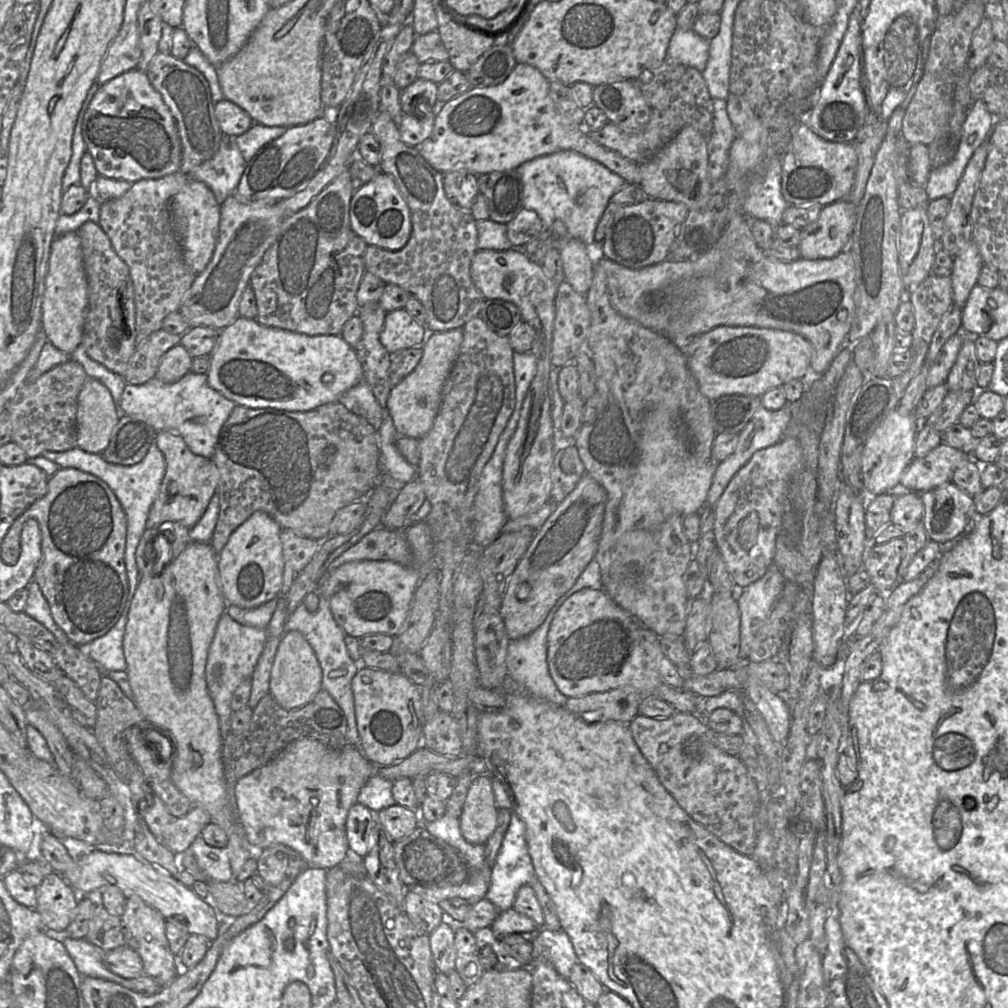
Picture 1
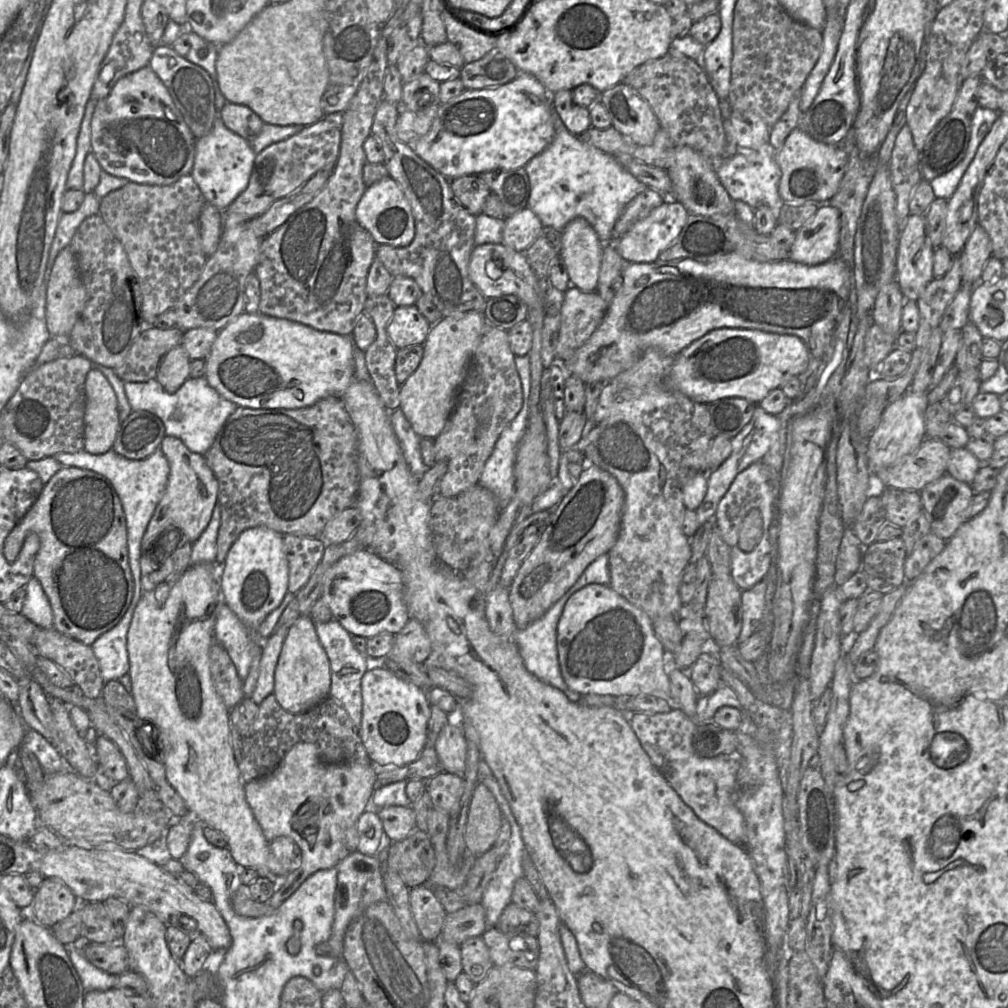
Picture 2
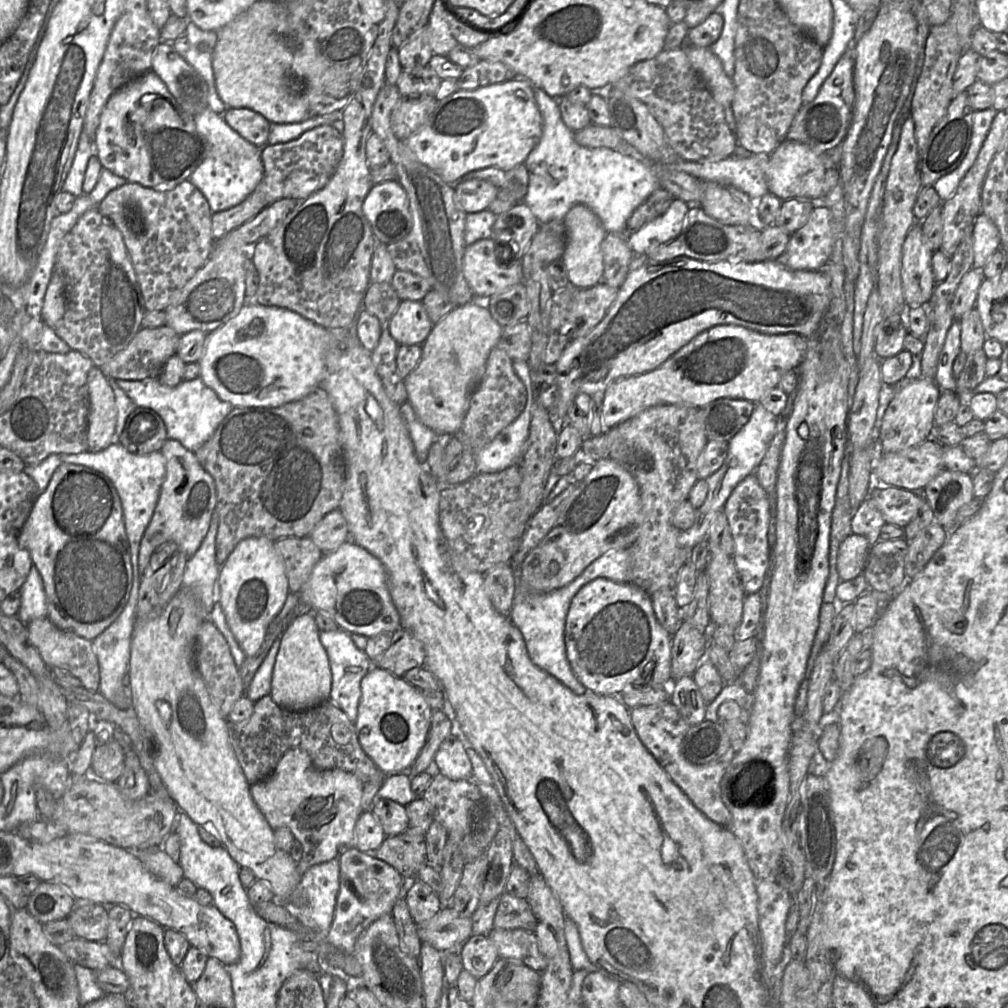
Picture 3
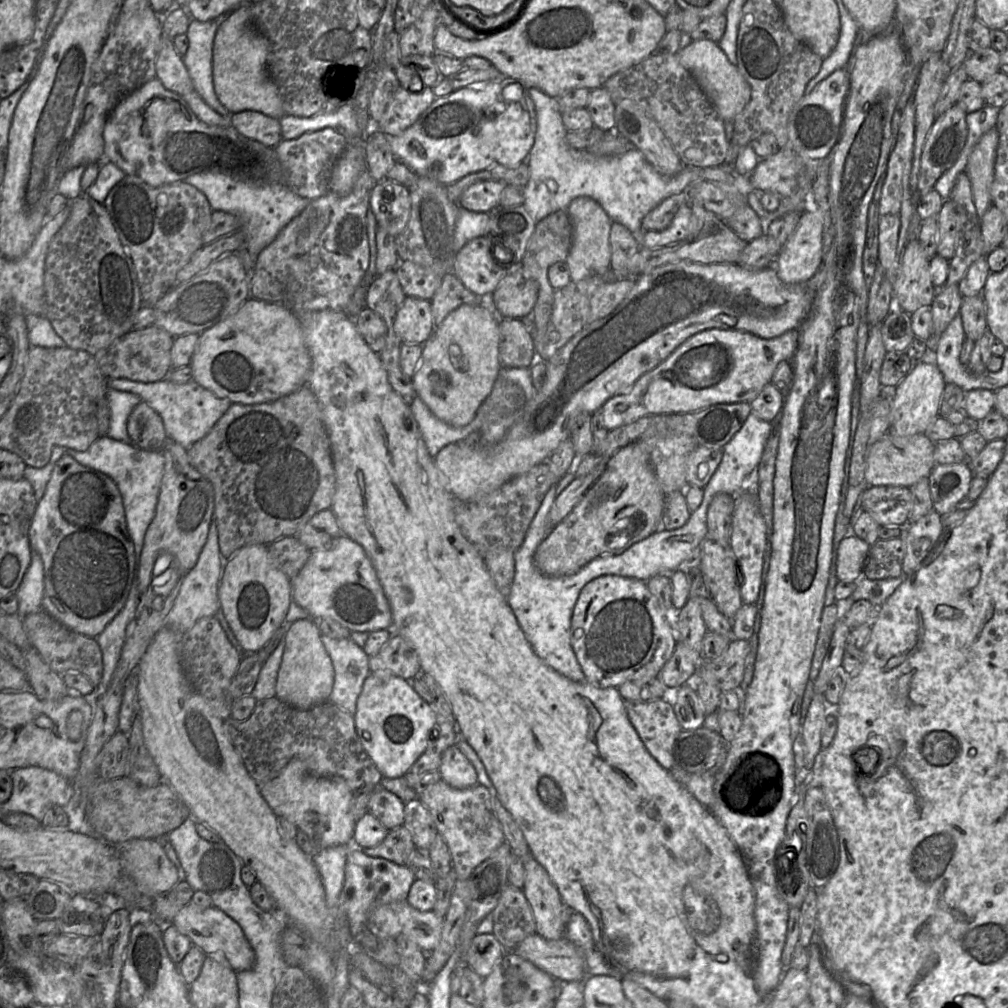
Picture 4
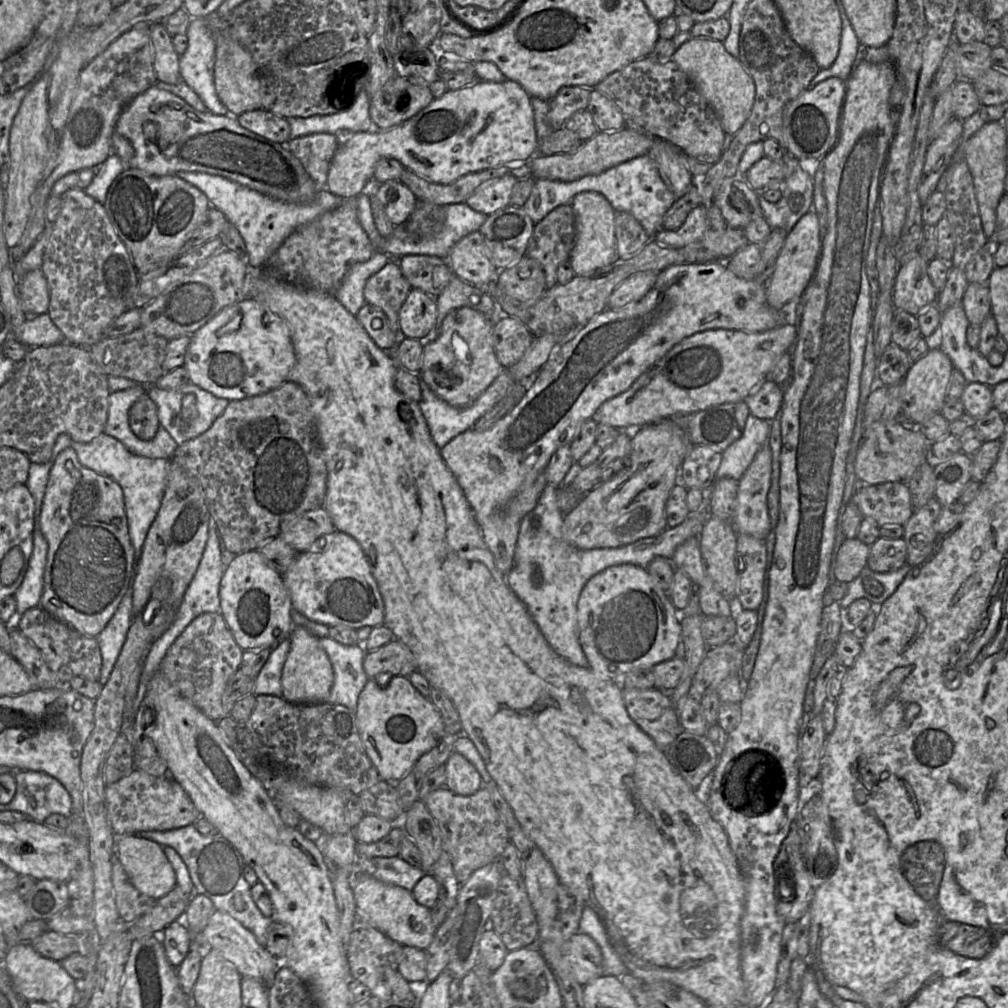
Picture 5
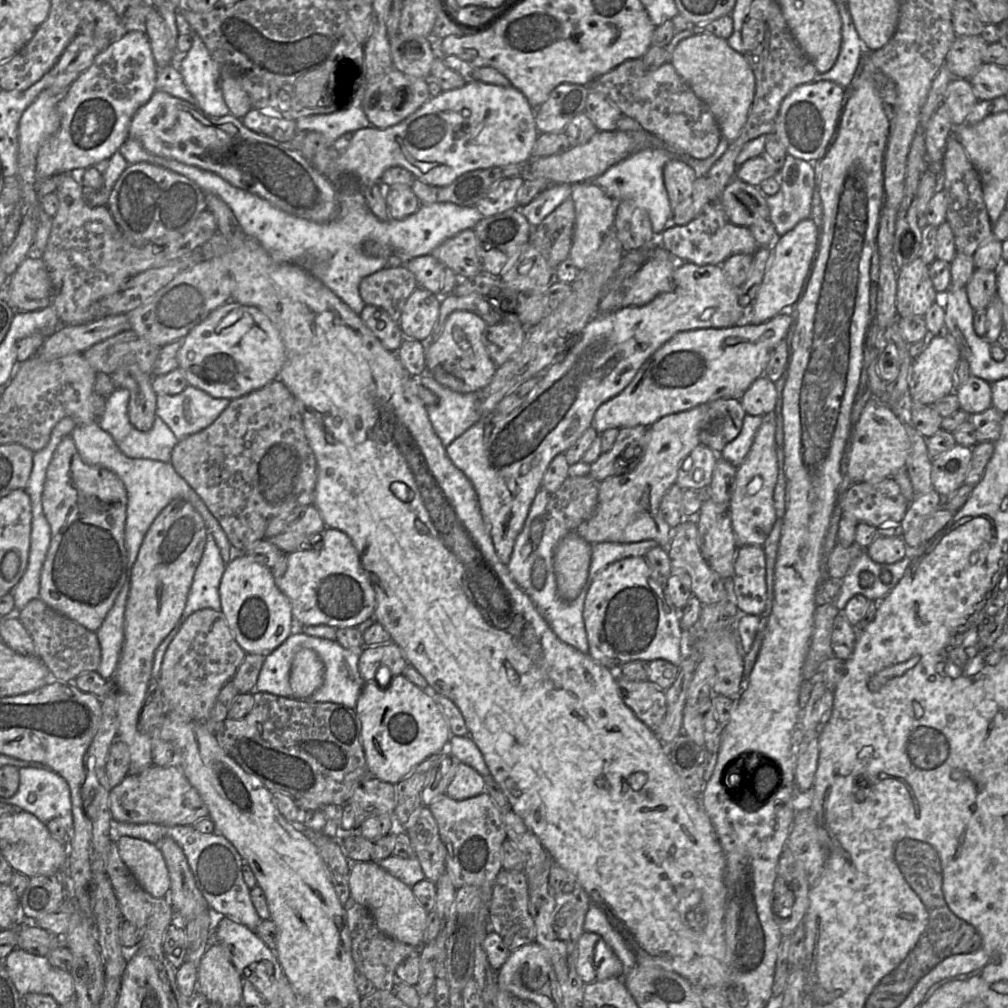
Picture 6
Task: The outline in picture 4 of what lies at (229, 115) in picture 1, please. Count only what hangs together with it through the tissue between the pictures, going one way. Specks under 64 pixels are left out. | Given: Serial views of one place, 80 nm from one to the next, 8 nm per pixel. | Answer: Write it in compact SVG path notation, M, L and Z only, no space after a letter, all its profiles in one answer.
M253 110L233 113L229 119L241 135L267 147L275 147L282 141L280 119Z

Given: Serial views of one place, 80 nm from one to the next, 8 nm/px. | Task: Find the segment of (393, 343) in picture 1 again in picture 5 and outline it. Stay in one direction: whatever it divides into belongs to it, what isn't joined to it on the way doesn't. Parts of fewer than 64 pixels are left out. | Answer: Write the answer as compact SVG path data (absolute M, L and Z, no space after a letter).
M411 289L399 311L399 327L404 339L424 341L436 333L437 304L434 297L420 289Z

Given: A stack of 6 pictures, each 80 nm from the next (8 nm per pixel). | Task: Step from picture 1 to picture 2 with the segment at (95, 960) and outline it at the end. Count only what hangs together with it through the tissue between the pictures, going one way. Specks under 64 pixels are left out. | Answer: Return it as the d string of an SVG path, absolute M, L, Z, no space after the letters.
M78 938L72 945L67 945L69 957L81 980L84 991L106 991L113 988L119 975L109 974L91 964L83 954L84 943L91 942Z

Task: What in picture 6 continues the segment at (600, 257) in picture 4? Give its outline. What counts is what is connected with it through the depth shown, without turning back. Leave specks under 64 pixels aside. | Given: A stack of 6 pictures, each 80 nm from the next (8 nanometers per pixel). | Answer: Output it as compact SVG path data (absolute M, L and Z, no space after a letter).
M592 181L571 185L575 207L575 227L569 257L574 266L583 271L593 261L593 257L601 246L604 235L614 228L616 203L606 192Z

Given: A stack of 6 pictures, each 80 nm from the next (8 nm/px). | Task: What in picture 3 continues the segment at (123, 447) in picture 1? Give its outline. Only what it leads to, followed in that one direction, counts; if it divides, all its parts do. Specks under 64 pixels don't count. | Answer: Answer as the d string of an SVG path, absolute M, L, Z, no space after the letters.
M136 407L116 441L131 453L146 455L161 451L167 438L167 429L160 415L152 409Z

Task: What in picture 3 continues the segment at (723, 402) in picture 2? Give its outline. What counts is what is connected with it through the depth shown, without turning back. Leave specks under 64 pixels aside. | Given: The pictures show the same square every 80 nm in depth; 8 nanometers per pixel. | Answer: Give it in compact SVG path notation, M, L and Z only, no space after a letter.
M720 398L700 408L708 441L729 442L748 422L754 407L755 403L745 399Z

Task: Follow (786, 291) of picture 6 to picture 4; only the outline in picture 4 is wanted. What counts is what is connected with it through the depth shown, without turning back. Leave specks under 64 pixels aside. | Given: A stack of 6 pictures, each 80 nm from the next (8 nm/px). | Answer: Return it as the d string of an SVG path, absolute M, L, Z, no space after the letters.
M810 203L776 258L775 270L785 284L807 284L820 269L823 248L823 215Z

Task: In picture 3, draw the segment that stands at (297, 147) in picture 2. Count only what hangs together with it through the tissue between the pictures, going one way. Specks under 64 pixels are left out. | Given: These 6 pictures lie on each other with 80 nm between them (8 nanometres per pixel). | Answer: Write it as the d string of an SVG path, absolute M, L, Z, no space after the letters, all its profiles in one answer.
M322 125L304 132L297 139L285 143L265 145L261 149L263 177L255 190L240 204L212 214L212 234L215 240L222 238L232 230L247 222L269 204L281 198L293 198L297 201L308 198L321 190L333 176L342 156L344 140L342 134L332 125Z

